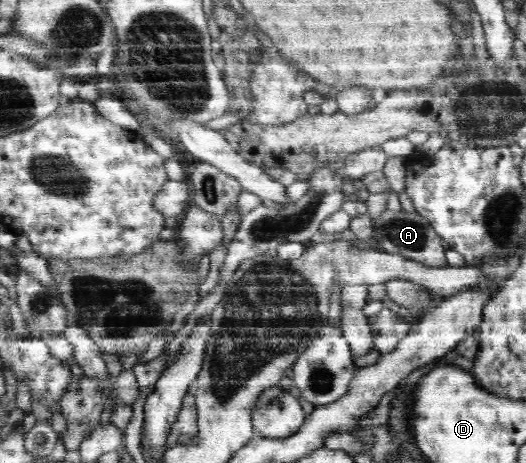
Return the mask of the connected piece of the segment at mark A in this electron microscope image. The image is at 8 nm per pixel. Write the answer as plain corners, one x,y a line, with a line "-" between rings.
388,210
383,215
376,217
372,221
372,234
370,240
359,240
353,235
350,228
344,229
343,232
327,234
324,239
345,238
349,242
364,249
373,249
385,253
396,253
398,256
405,259
418,261
422,265
430,267
445,267
448,266
445,260
445,249
441,245
442,239
436,234
436,231
429,225
425,217
416,212
393,211

